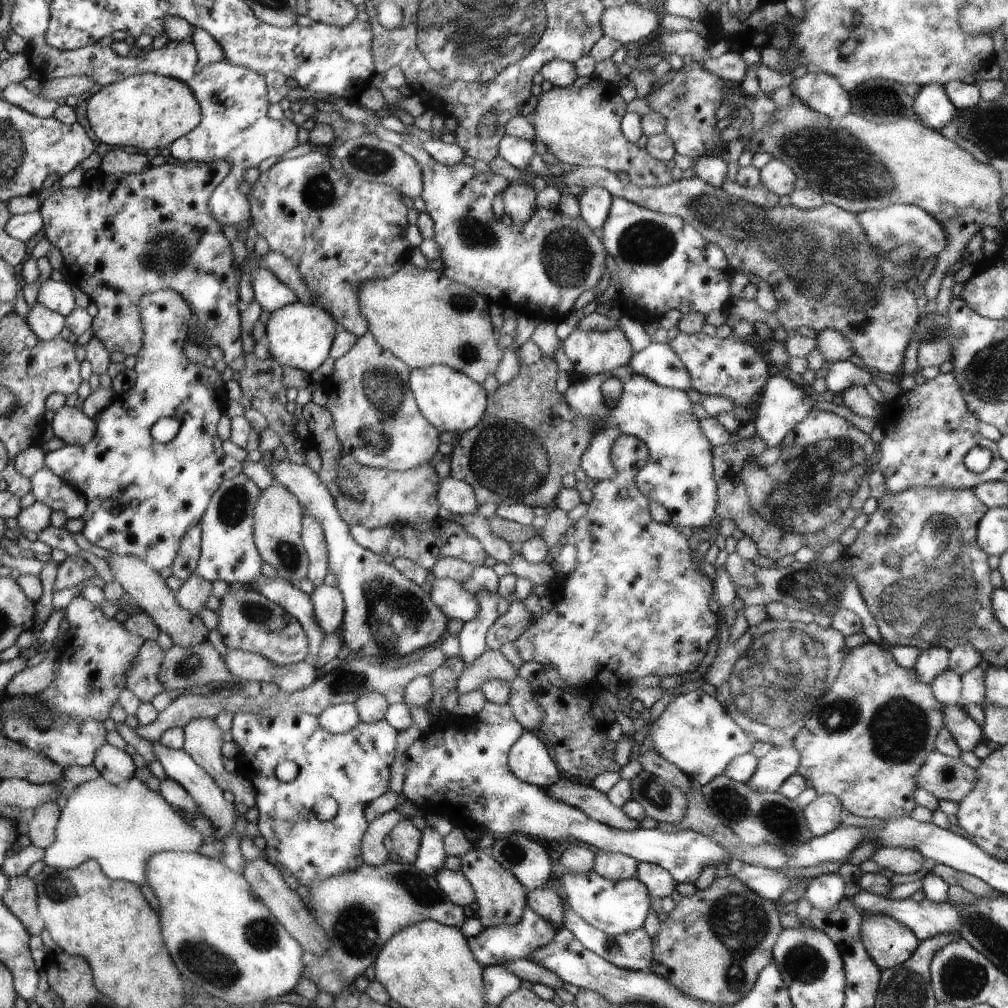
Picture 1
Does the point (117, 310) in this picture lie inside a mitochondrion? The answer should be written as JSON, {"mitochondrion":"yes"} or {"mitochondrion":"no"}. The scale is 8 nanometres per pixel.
{"mitochondrion":"no"}

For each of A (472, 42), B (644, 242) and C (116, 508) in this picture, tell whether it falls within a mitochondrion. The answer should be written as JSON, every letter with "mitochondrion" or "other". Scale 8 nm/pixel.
{"A":"mitochondrion","B":"mitochondrion","C":"mitochondrion"}

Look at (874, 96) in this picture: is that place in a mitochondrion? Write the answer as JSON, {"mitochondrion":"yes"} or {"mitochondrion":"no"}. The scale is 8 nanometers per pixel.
{"mitochondrion":"no"}

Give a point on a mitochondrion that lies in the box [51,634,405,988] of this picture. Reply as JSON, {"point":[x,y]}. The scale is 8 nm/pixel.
{"point":[356,930]}

